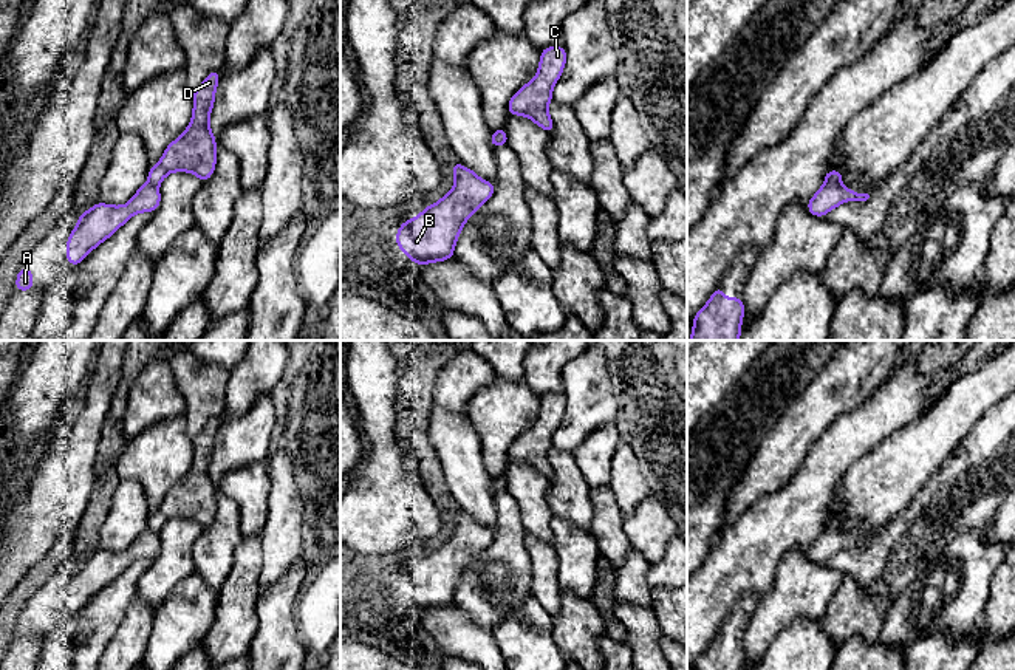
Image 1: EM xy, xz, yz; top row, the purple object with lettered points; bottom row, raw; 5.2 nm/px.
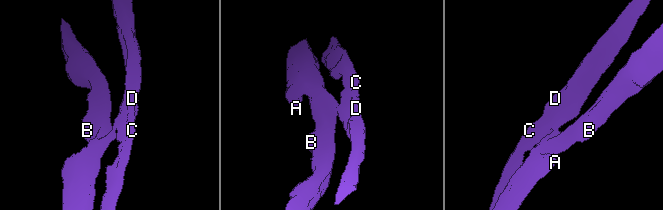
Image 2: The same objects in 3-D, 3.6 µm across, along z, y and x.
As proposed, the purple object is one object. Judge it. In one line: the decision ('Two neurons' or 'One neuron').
Two neurons

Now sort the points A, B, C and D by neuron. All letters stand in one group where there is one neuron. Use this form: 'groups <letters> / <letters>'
groups A B / C D

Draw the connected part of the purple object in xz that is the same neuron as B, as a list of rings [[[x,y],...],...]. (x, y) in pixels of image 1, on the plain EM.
[[[455,509],[452,537],[432,552],[401,569],[396,591],[416,611],[453,605],[453,597],[464,569],[494,542],[495,531],[484,528],[473,517]]]

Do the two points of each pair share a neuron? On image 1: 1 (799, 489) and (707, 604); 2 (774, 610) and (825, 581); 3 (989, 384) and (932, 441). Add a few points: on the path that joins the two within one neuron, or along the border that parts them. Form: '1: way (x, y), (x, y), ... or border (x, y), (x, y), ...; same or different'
1: way (783, 517), (729, 576); same
2: way (786, 602), (803, 587), (813, 585); same
3: way (975, 398), (946, 427); same

